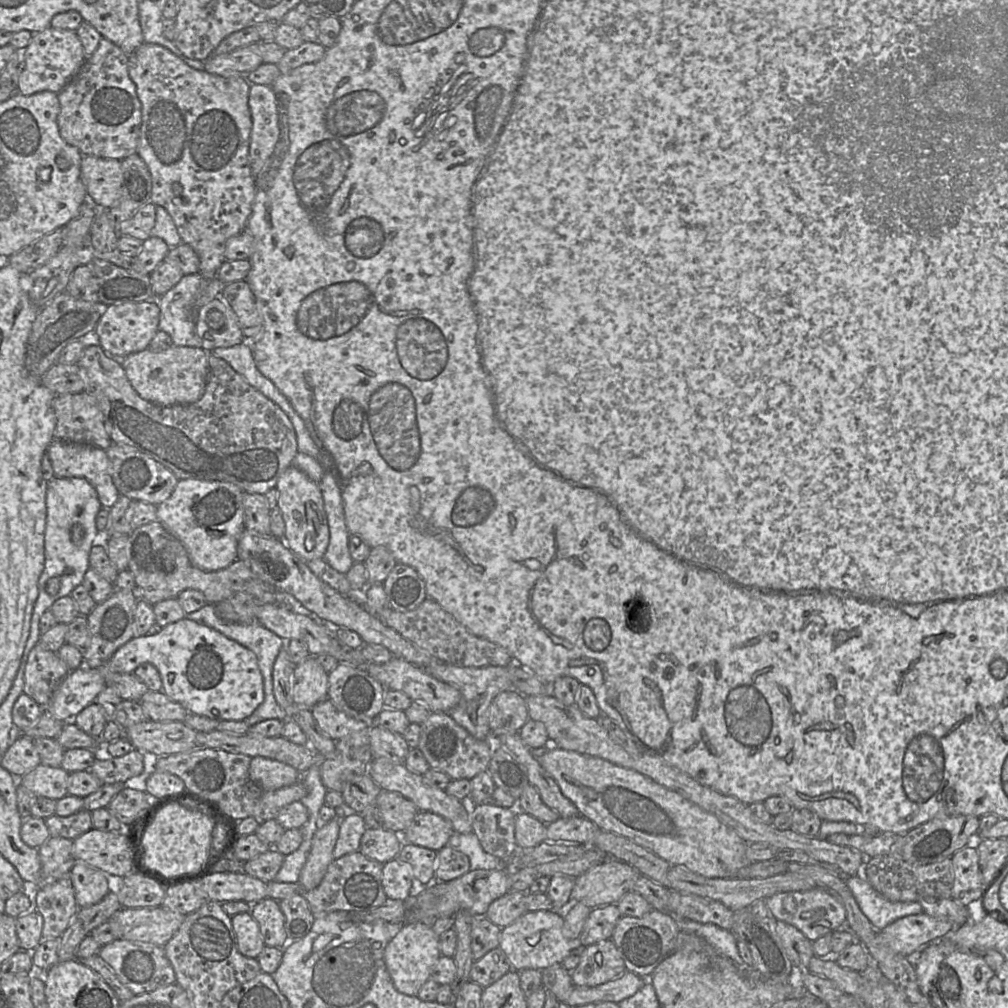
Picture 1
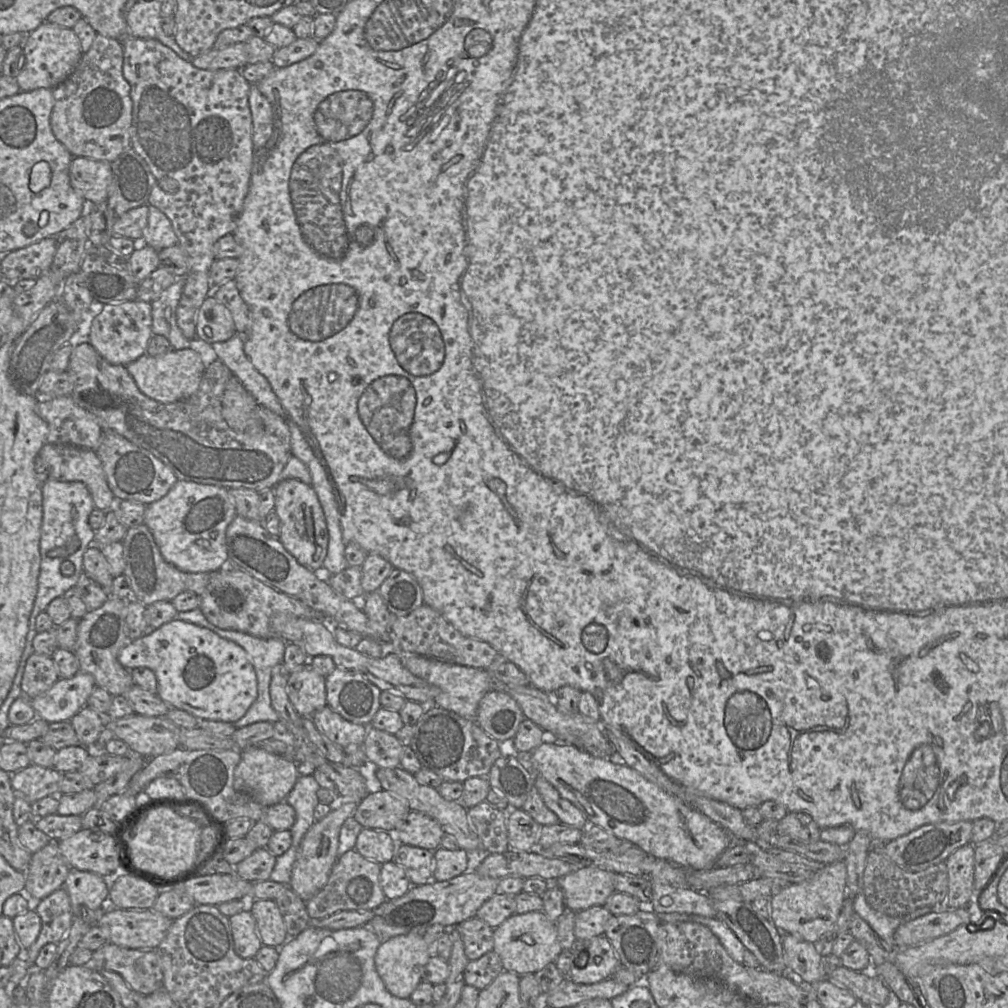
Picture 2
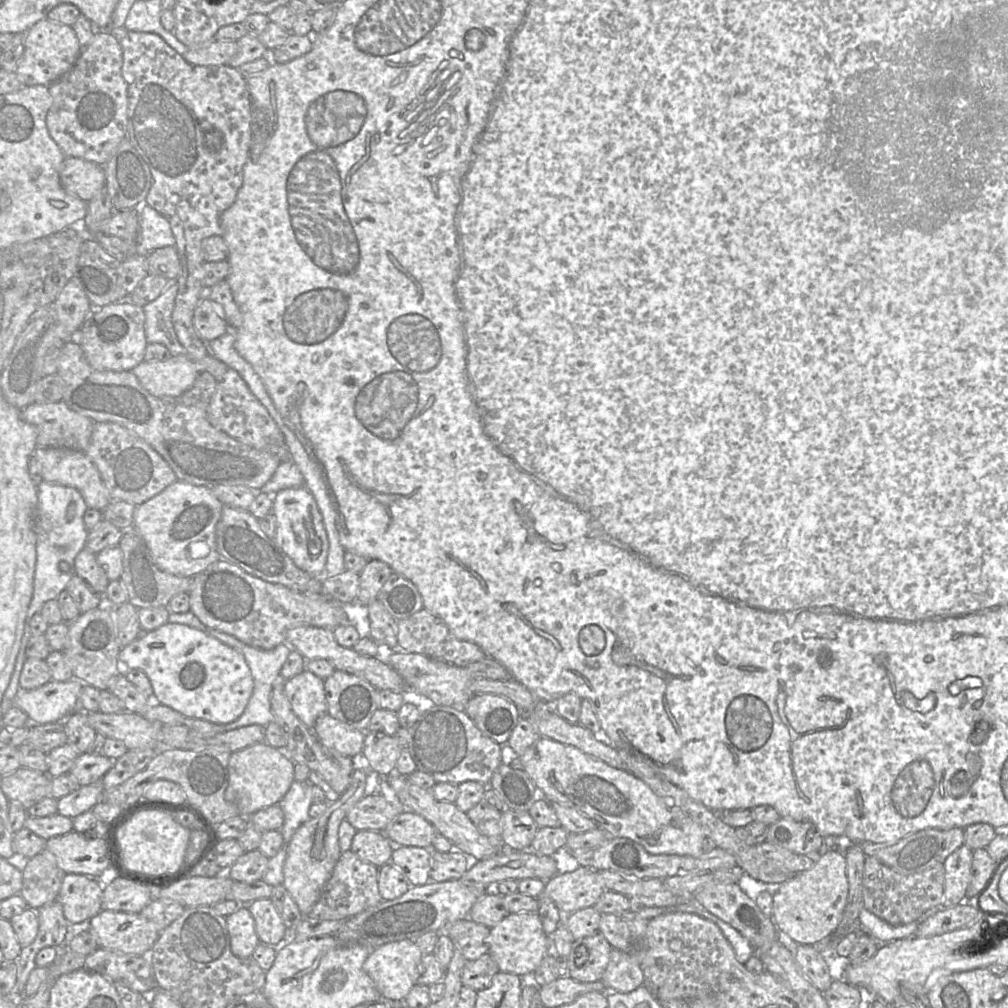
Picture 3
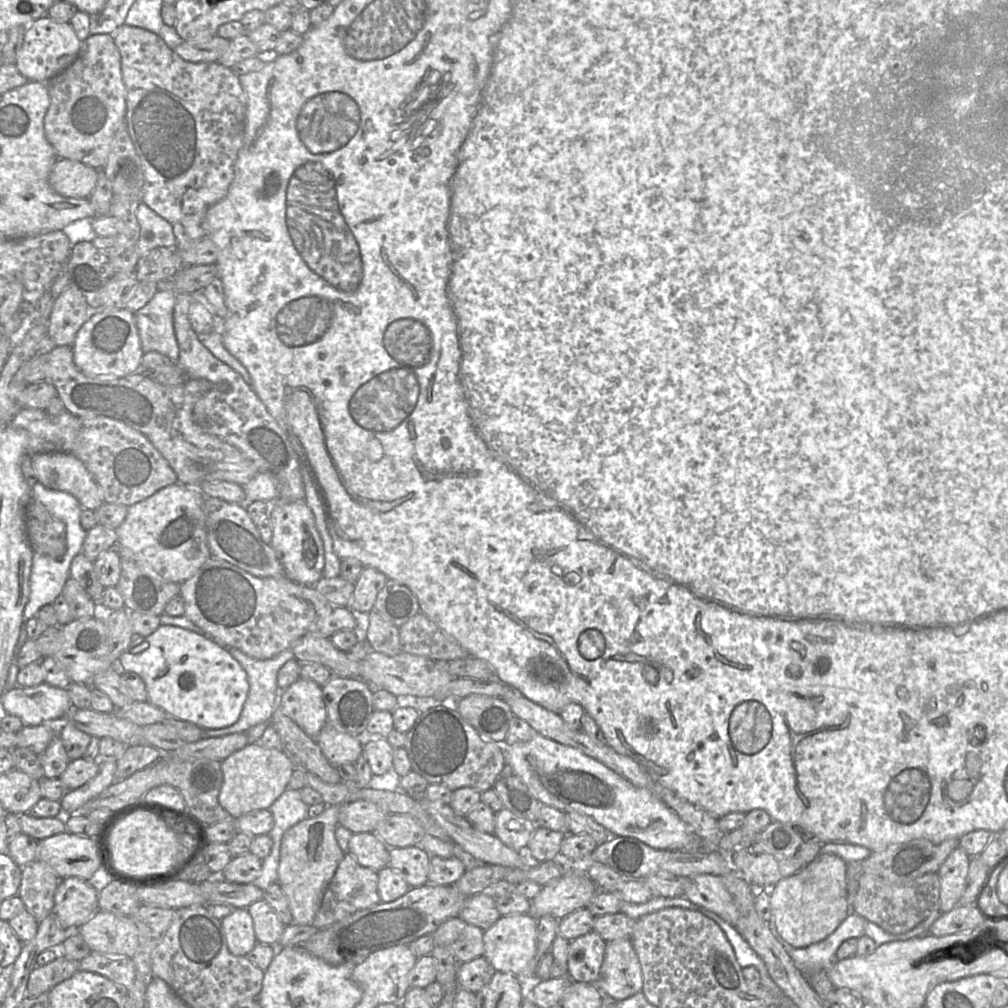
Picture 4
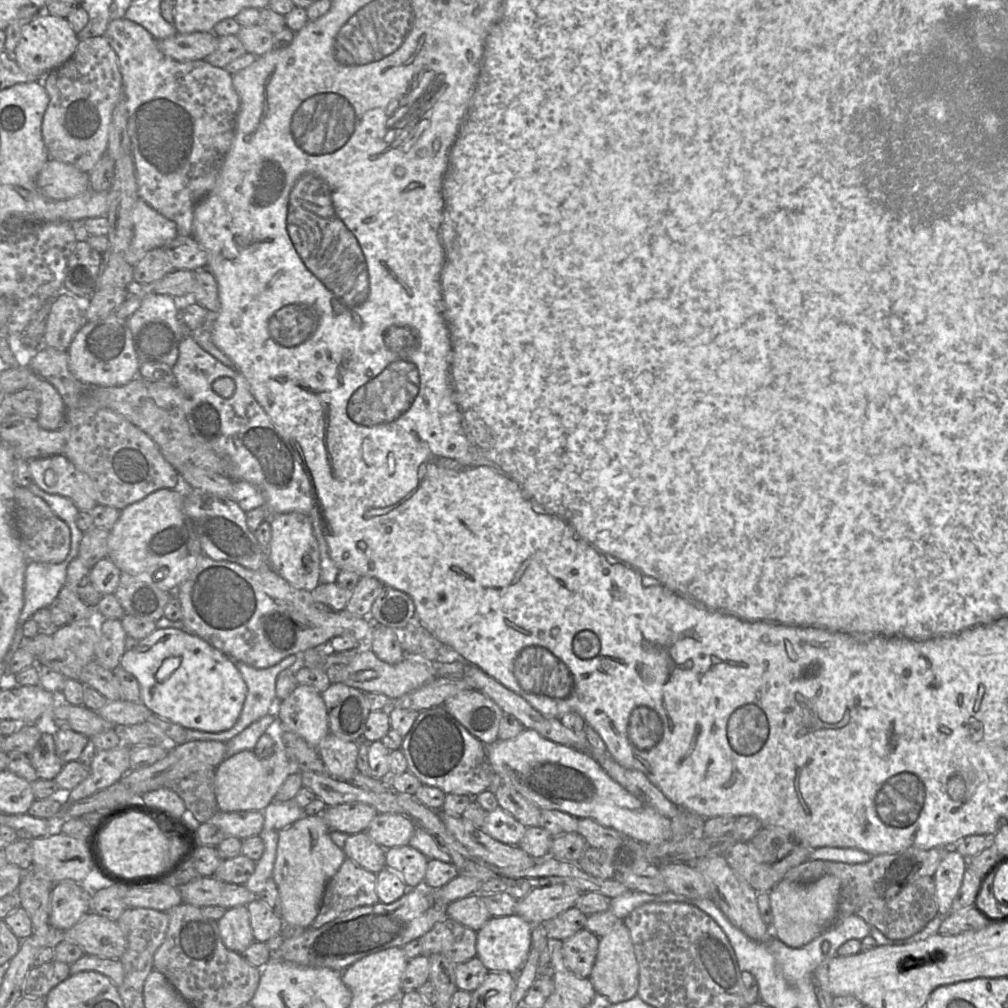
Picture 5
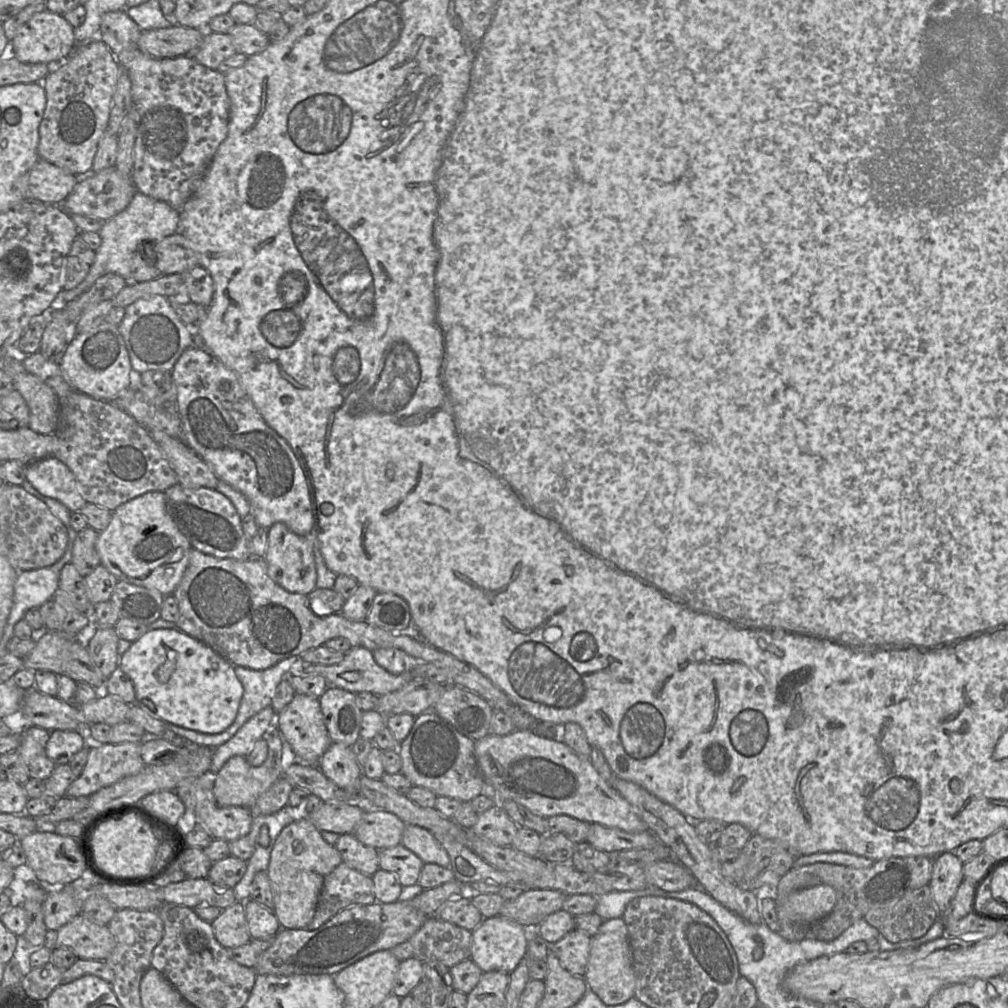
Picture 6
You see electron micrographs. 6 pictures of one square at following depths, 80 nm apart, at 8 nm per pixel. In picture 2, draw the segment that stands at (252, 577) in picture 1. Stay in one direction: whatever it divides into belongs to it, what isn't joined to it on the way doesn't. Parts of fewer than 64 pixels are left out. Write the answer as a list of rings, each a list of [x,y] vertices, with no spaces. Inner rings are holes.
[[[142,524],[128,528],[123,540],[124,575],[130,580],[131,596],[145,606],[157,601],[171,601],[184,591],[202,595],[209,583],[211,572],[184,572],[165,561],[149,528]]]

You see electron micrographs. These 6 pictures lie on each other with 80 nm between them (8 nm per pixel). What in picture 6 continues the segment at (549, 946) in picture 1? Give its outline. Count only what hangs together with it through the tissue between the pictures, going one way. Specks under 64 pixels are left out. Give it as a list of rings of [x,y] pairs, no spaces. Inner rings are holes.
[[[502,916],[484,918],[472,932],[470,958],[483,972],[500,971],[511,973],[527,956],[528,941],[532,931],[532,929]]]

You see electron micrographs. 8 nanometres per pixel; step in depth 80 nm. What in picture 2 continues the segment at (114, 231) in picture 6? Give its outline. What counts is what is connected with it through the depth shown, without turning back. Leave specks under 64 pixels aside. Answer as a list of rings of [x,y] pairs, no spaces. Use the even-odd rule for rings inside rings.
[[[149,205],[148,224],[140,243],[159,251],[178,244],[178,238],[169,218],[157,207]]]

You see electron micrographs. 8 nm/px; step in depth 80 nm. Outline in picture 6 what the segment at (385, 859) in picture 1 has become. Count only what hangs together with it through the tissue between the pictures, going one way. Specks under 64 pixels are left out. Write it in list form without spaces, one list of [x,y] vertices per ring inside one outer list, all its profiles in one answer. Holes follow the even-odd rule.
[[[353,834],[339,835],[334,847],[345,864],[365,875],[373,876],[380,869],[379,850],[362,844]]]

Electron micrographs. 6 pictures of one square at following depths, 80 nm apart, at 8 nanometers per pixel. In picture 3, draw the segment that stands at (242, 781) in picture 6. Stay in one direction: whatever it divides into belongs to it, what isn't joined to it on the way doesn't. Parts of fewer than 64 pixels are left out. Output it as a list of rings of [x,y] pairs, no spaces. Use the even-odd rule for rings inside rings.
[[[265,741],[231,753],[228,762],[226,801],[234,804],[240,815],[249,818],[257,811],[277,804],[288,792],[294,780],[295,763],[283,751]]]

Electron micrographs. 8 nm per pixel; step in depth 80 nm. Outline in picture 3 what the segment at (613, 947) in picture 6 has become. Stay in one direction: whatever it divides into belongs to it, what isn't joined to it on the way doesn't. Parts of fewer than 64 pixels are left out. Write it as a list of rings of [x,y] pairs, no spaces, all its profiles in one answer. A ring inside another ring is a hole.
[[[613,949],[603,974],[602,982],[607,992],[629,993],[644,984],[639,962],[628,954]]]

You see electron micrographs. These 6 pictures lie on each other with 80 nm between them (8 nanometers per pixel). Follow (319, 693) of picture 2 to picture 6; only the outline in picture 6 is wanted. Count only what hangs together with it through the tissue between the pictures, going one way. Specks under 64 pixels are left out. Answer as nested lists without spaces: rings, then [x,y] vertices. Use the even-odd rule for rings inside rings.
[[[296,693],[292,701],[277,714],[275,726],[283,740],[291,746],[297,762],[303,765],[318,766],[322,755],[332,743],[324,722],[319,697]]]

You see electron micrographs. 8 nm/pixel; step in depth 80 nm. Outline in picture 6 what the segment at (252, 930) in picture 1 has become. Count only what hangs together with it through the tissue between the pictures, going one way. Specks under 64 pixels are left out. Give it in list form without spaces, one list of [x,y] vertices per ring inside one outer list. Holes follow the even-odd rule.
[[[236,902],[222,909],[221,914],[211,922],[211,925],[215,938],[226,949],[250,943],[244,902]]]

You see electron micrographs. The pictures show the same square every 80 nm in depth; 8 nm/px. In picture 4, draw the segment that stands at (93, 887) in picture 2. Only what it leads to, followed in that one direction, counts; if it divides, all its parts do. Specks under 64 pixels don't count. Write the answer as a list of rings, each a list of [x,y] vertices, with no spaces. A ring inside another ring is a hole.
[[[77,877],[61,879],[54,894],[53,912],[67,931],[85,924],[98,910],[99,892]]]

